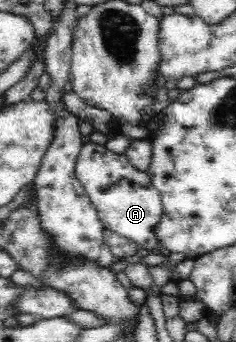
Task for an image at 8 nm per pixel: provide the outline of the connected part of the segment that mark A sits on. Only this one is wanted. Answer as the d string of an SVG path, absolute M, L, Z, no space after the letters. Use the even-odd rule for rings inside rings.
M85 144L78 155L75 174L106 230L133 240L139 248L153 250L159 246L156 227L163 214L162 202L146 171L137 170L125 156L114 154L105 146Z

